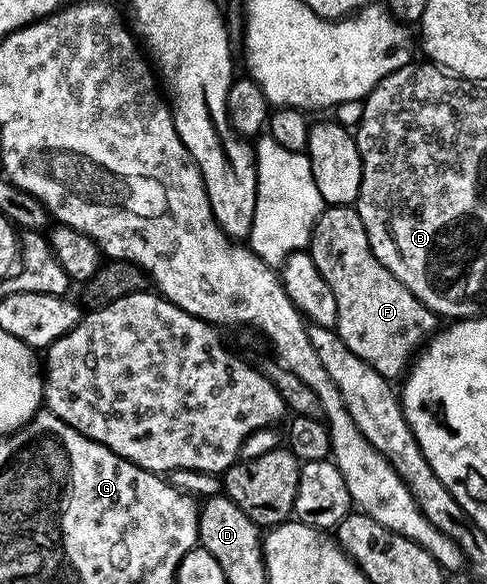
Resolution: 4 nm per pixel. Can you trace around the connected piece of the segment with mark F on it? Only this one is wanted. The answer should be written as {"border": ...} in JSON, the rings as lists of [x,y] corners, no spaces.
{"border":[[[327,205],[311,232],[309,252],[321,279],[329,283],[329,291],[333,291],[333,299],[337,299],[337,323],[334,330],[339,338],[357,355],[357,359],[365,359],[373,371],[377,371],[388,379],[399,379],[406,374],[413,358],[422,350],[425,342],[436,332],[437,314],[428,305],[421,303],[373,255],[373,247],[369,247],[369,235],[365,231],[365,223],[361,223],[358,208],[349,205]]]}

